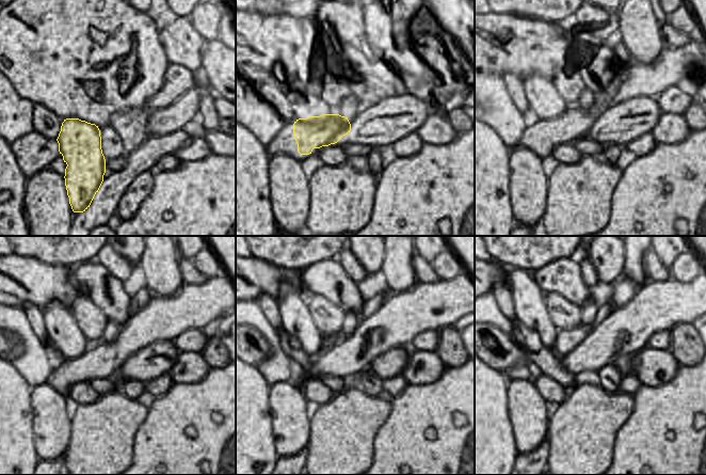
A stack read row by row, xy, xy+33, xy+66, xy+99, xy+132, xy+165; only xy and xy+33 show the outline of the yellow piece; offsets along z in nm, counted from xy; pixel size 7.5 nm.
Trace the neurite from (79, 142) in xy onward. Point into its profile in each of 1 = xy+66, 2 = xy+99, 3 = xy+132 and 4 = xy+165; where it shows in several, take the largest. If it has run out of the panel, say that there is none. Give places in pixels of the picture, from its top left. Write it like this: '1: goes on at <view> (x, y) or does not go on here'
1: goes on at xy+66 (572, 125)
2: goes on at xy+99 (97, 362)
3: goes on at xy+132 (336, 361)
4: goes on at xy+165 (578, 362)

